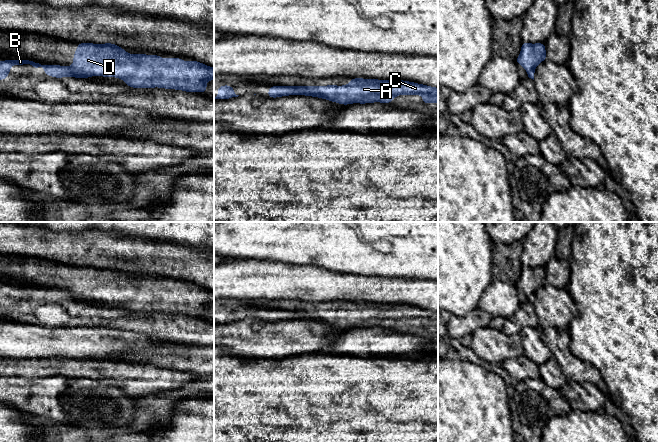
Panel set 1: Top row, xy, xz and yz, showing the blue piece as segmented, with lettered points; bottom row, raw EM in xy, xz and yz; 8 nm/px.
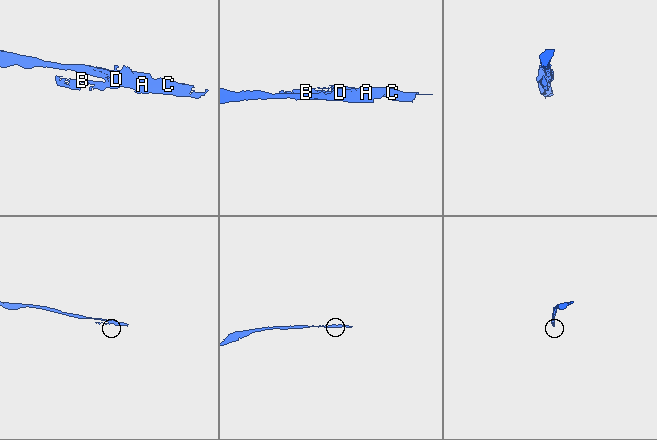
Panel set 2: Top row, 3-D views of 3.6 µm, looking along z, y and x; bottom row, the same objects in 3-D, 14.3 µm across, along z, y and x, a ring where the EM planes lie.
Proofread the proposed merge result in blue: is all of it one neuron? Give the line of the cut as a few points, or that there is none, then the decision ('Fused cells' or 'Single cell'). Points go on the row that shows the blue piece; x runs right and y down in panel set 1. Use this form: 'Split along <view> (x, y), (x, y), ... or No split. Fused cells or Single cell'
No split. Single cell

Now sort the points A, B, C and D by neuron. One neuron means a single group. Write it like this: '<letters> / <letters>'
A B C D

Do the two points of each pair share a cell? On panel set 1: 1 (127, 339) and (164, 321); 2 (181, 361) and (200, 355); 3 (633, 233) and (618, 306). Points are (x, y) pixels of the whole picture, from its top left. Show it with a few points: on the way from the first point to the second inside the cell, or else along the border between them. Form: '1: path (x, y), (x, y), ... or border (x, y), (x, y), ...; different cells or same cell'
1: border (115, 328), (159, 336), (161, 338); different cells
2: path (186, 361), (195, 359); same cell
3: path (633, 251), (633, 266), (628, 272), (627, 288); same cell

